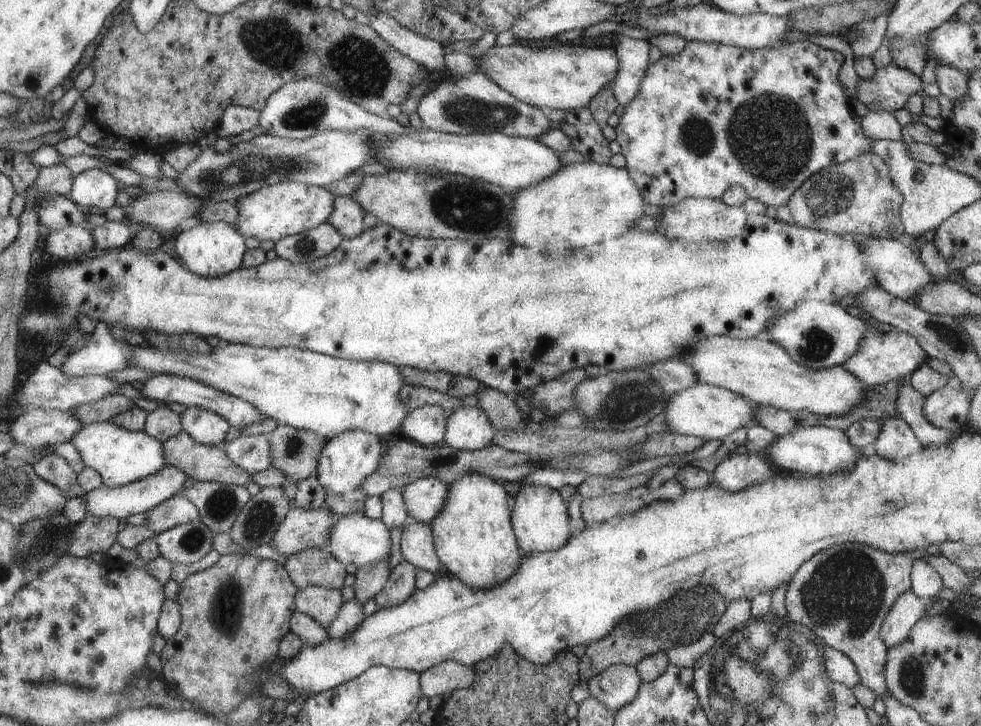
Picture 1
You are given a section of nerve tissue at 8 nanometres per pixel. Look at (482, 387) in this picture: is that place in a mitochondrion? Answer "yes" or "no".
no

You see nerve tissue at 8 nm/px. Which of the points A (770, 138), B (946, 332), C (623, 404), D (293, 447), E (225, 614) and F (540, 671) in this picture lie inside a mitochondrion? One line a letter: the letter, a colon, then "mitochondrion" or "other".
A: mitochondrion
B: mitochondrion
C: mitochondrion
D: mitochondrion
E: mitochondrion
F: other

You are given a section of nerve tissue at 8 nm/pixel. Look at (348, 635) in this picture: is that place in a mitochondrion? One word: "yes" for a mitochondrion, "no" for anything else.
no

